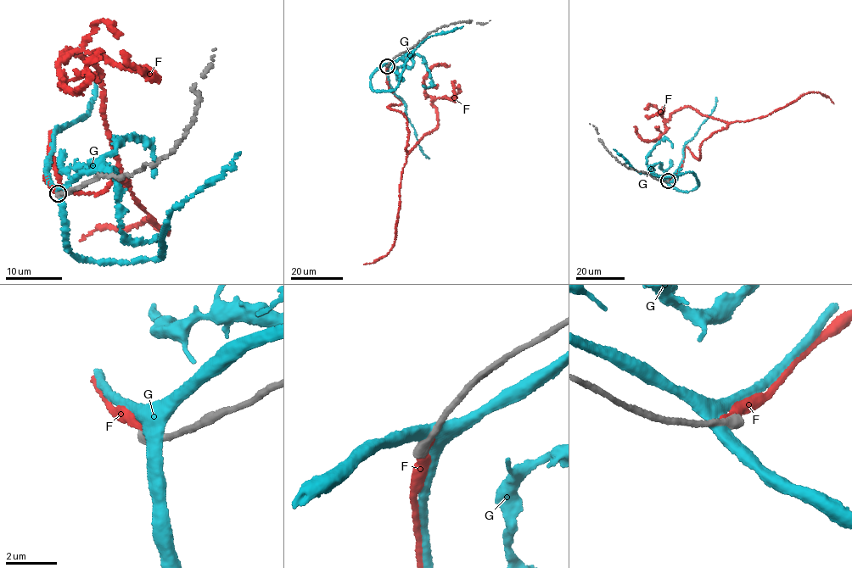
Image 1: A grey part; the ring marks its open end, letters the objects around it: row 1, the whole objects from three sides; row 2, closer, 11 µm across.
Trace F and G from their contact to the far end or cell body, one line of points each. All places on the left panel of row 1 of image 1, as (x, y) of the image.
F: (58, 192), (49, 135), (62, 186), (127, 184), (100, 73), (62, 54), (95, 51), (154, 76), (120, 52)
G: (61, 194), (63, 236), (84, 260), (154, 259), (160, 256), (170, 211), (223, 175), (238, 153)

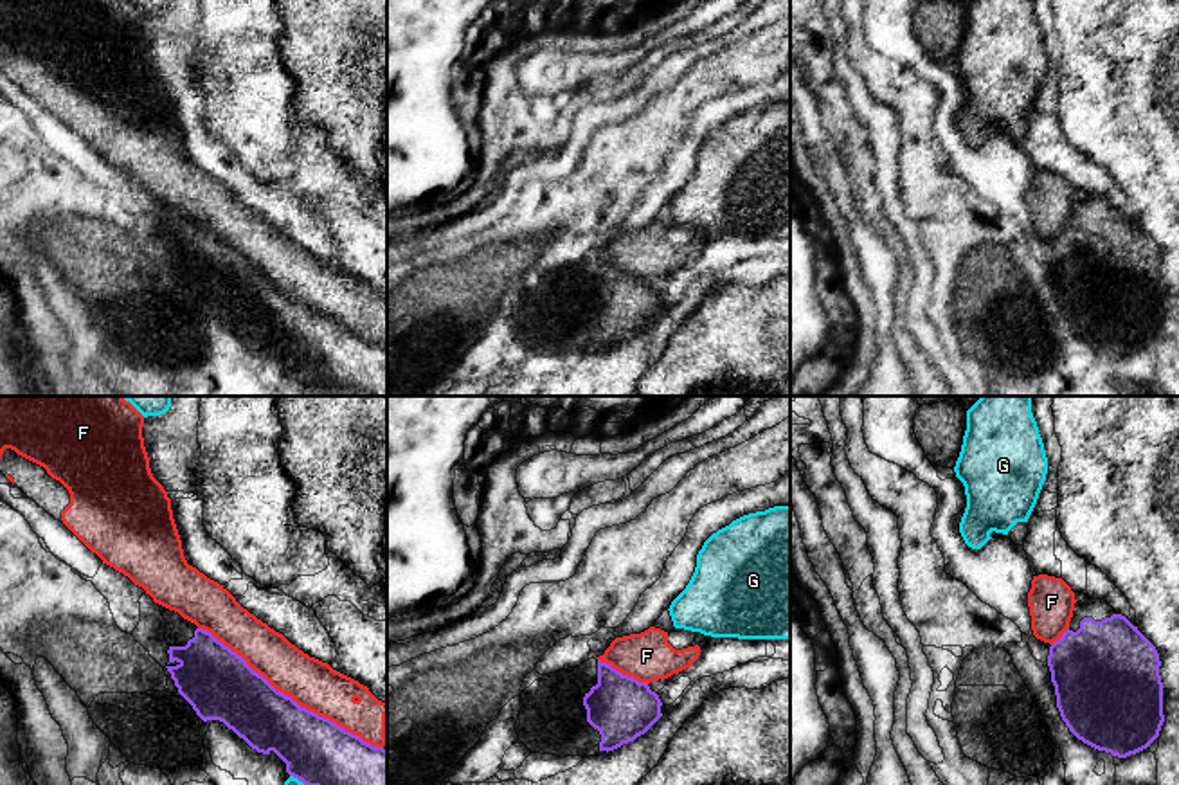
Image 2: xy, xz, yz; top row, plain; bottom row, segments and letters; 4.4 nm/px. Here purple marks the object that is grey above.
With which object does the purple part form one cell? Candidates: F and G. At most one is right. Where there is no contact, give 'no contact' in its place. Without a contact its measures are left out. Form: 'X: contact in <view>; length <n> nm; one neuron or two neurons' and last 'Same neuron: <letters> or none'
F: contact in xy; length 1000 nm; two neurons
G: contact in xy; length 380 nm; two neurons
Same neuron: none

